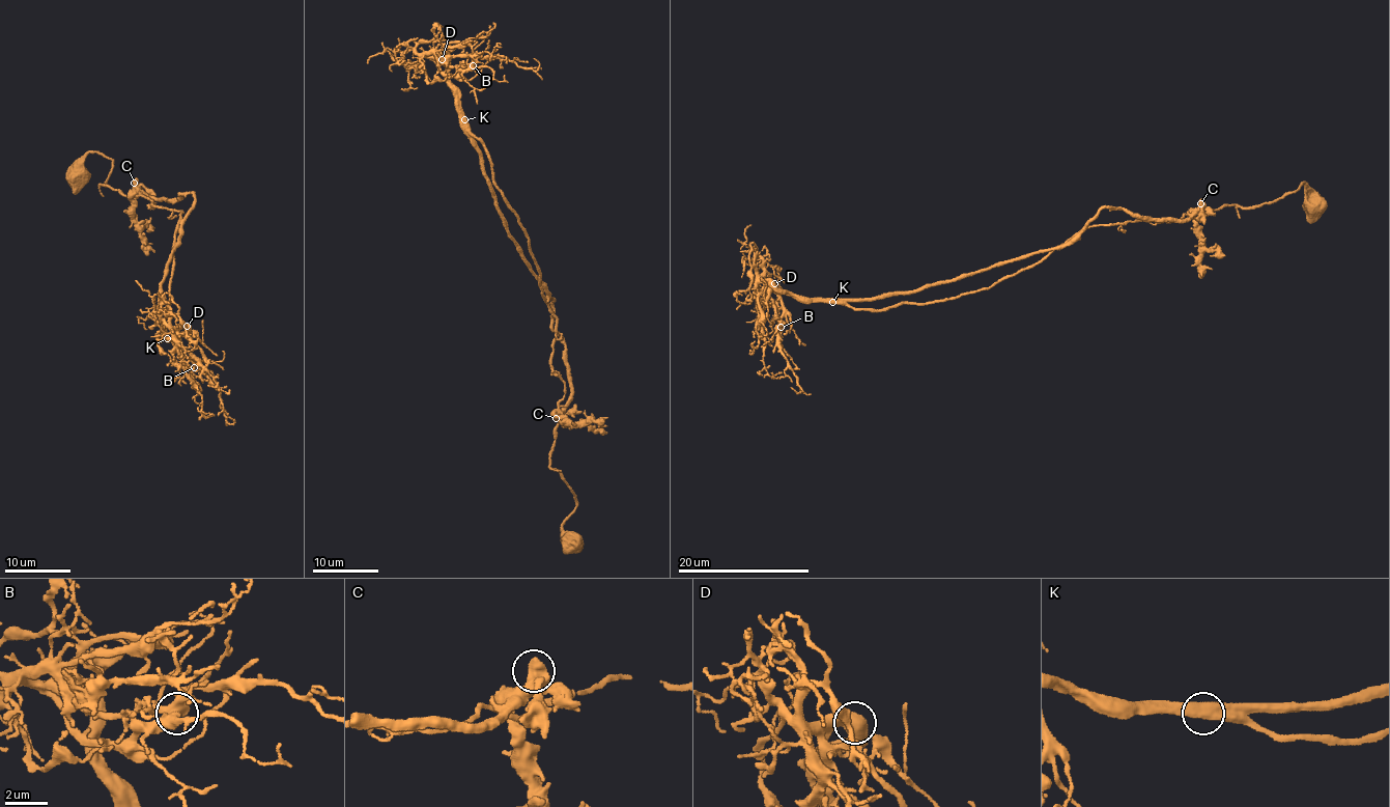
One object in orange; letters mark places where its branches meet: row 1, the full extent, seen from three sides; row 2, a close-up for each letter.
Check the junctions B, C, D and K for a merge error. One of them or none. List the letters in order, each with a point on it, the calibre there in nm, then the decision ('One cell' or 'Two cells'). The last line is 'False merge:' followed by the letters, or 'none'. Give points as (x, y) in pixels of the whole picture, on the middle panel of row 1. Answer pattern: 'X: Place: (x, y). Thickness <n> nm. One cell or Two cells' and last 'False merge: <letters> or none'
B: Place: (473, 65). Thickness 360 nm. One cell
C: Place: (556, 418). Thickness 500 nm. One cell
D: Place: (442, 59). Thickness 600 nm. One cell
K: Place: (464, 119). Thickness 600 nm. One cell
False merge: none

